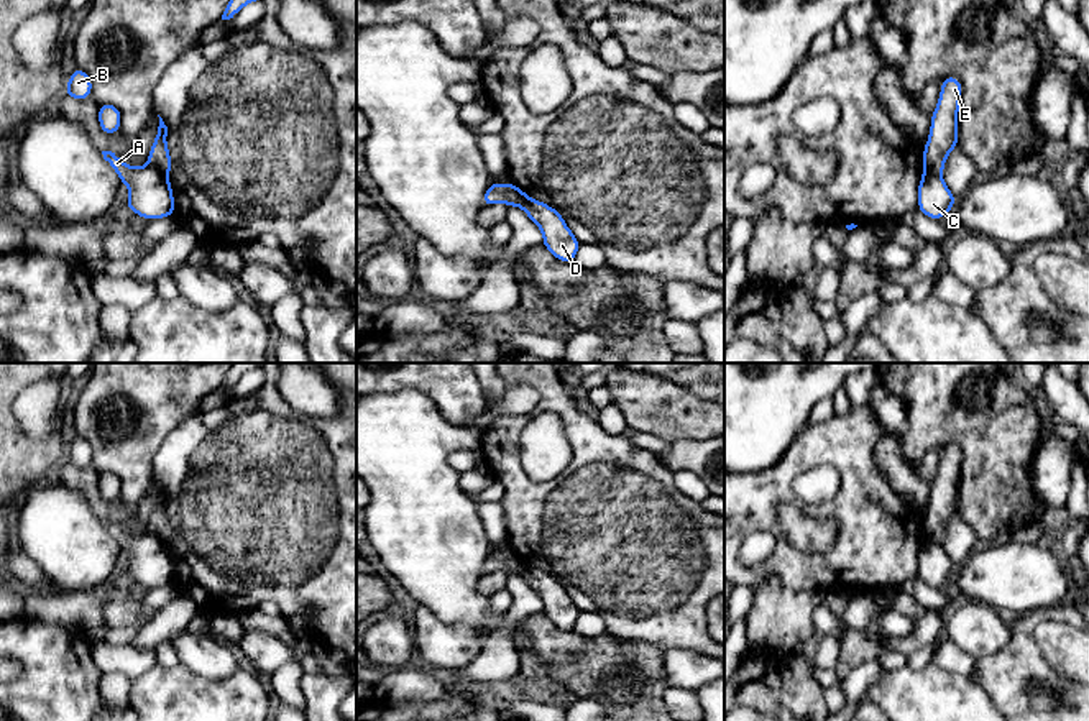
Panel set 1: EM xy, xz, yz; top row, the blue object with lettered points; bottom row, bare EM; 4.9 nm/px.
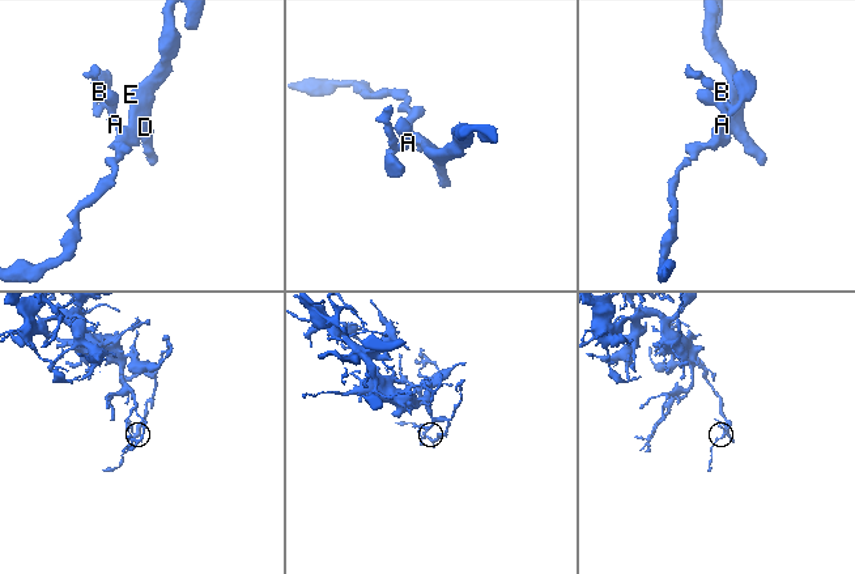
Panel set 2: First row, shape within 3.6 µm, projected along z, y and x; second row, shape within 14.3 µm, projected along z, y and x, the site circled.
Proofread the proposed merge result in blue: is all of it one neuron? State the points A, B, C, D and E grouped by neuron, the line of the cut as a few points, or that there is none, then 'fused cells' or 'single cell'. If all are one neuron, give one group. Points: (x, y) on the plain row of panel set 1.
A B C / D E; cut in xy along (150, 531), (165, 544); fused cells

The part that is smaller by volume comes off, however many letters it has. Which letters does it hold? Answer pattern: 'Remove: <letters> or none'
Remove: A, B, C

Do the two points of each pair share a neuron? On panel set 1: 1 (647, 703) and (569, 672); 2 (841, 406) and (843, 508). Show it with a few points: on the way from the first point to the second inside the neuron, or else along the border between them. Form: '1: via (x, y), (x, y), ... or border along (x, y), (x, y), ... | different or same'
1: via (628, 687), (606, 672), (588, 672) | same
2: border along (851, 406), (835, 414) | different

